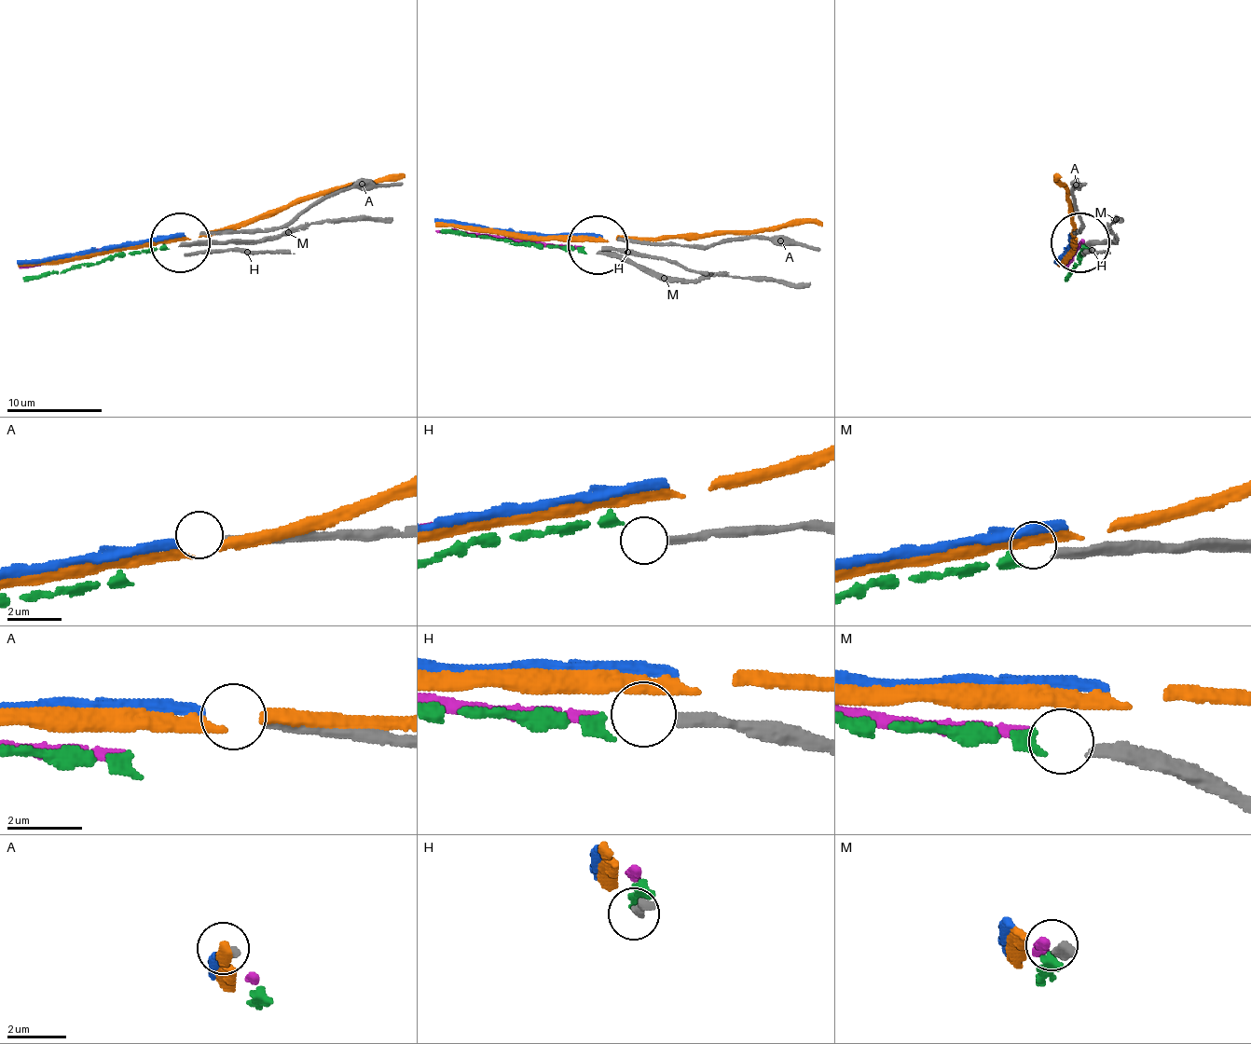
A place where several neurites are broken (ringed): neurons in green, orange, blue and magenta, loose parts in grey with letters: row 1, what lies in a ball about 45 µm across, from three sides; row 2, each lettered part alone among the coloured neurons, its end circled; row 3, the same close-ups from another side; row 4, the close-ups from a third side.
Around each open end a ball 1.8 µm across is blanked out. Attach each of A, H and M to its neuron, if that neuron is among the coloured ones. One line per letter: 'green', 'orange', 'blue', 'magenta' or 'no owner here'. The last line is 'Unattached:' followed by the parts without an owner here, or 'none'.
A: blue
H: no owner here
M: green
Unattached: H

